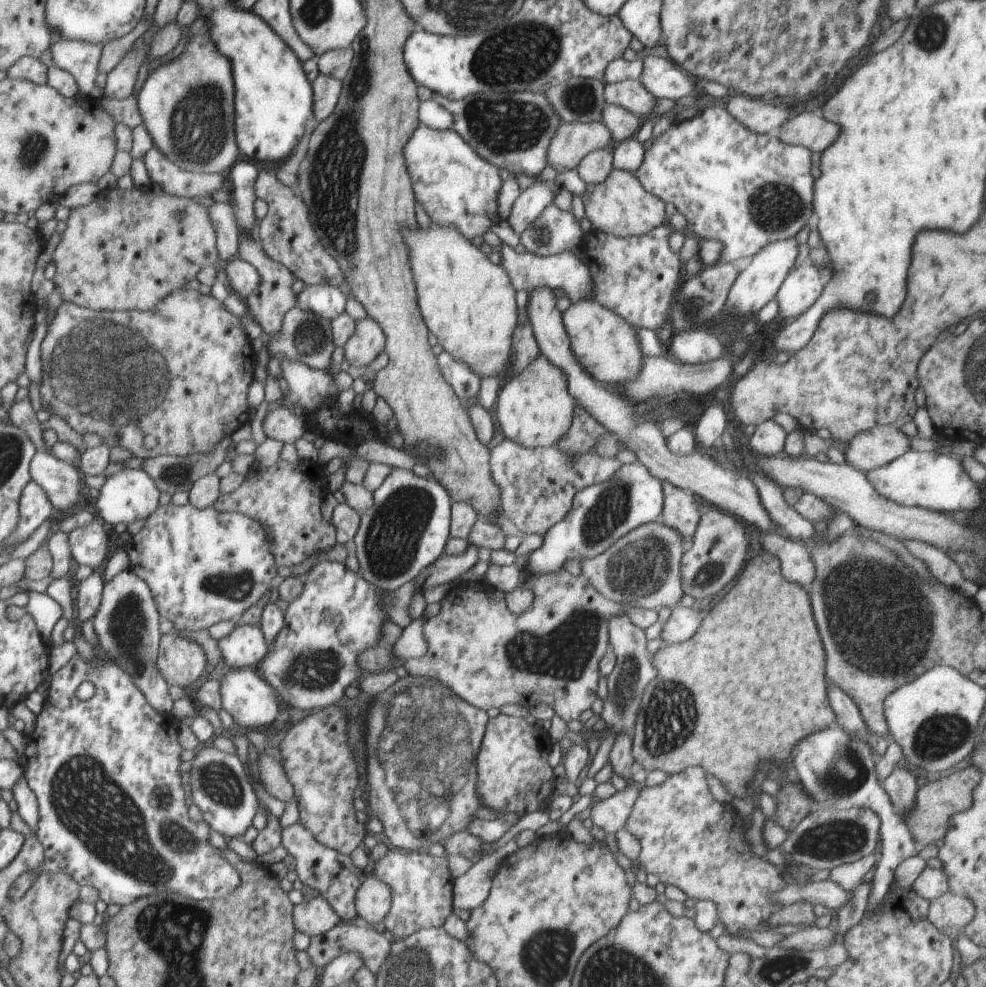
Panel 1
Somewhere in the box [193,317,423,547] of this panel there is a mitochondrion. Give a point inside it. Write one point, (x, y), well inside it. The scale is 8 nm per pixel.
(309, 337)

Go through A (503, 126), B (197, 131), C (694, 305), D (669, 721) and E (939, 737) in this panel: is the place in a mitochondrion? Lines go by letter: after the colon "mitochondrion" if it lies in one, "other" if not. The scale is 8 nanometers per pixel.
A: mitochondrion
B: mitochondrion
C: mitochondrion
D: mitochondrion
E: mitochondrion

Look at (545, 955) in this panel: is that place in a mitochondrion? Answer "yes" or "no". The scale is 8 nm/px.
yes

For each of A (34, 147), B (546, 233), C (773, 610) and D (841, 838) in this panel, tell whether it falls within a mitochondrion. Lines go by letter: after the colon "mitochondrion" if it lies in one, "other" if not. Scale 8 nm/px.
A: mitochondrion
B: mitochondrion
C: other
D: mitochondrion

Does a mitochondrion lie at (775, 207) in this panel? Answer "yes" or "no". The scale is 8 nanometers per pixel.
yes

